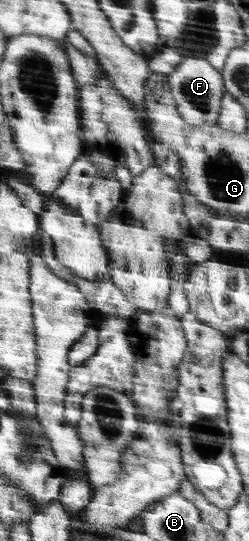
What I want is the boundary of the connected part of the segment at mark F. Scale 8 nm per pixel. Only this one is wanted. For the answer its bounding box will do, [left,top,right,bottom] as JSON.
[170,57,226,126]

